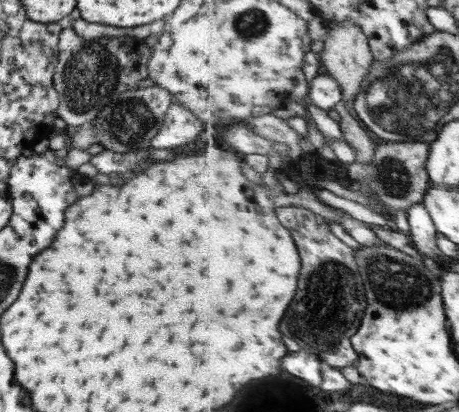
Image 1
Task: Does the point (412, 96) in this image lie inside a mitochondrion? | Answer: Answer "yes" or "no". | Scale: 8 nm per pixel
yes

